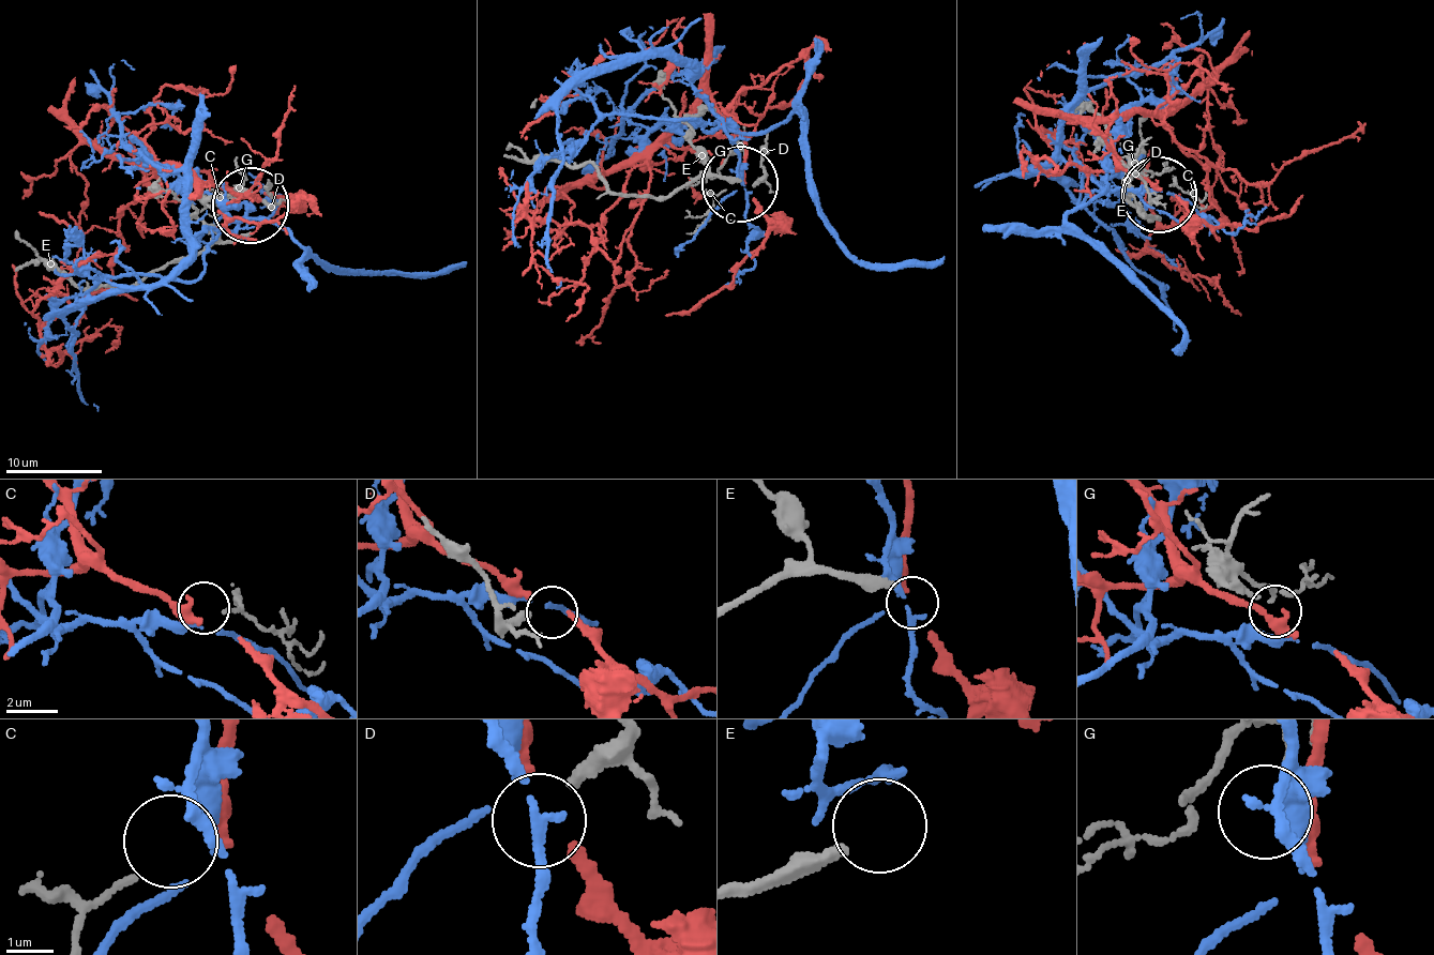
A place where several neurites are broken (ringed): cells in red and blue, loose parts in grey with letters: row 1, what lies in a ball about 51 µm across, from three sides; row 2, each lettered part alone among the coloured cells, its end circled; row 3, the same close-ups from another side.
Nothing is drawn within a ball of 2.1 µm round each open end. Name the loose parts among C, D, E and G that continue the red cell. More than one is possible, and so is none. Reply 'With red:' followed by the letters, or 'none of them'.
With red: C

